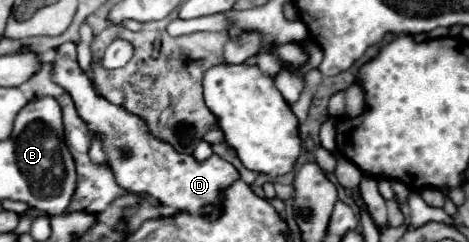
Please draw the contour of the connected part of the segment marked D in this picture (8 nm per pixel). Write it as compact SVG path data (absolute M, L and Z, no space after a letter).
M73 41L57 47L51 79L71 95L79 117L85 121L89 131L97 133L101 139L107 165L121 189L129 193L151 195L163 207L175 209L175 213L185 211L191 215L205 215L209 219L217 219L221 215L221 195L239 179L239 171L229 161L221 159L219 155L211 155L207 161L199 163L193 155L179 153L171 143L153 137L141 117L129 113L121 105L109 103L105 97L95 93L89 73L79 67Z

